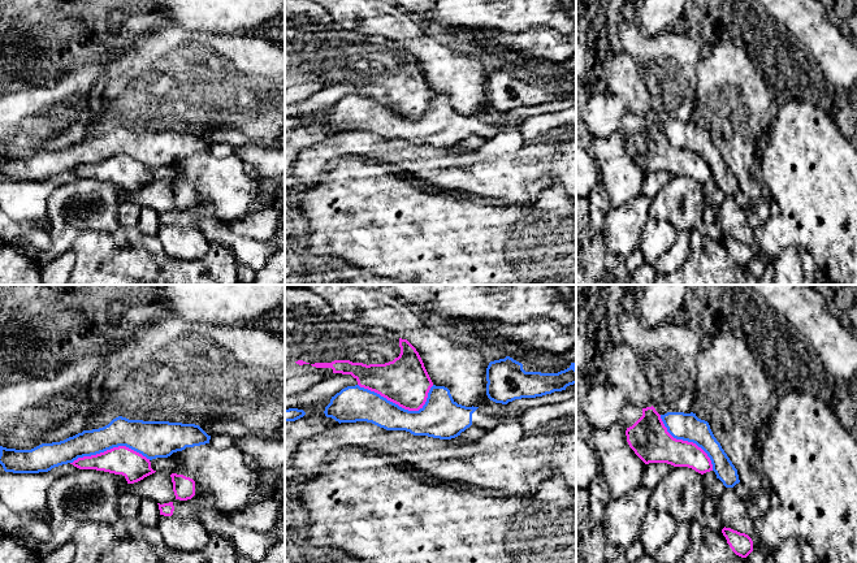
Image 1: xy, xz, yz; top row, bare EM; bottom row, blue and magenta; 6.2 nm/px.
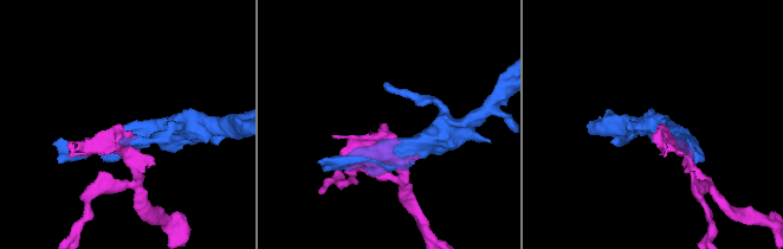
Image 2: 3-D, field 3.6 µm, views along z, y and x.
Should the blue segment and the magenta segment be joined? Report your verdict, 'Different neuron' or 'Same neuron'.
Different neuron

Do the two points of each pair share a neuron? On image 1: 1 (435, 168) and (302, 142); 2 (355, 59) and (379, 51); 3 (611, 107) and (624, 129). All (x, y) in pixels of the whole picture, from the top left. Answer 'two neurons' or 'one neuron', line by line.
1: two neurons
2: one neuron
3: two neurons

